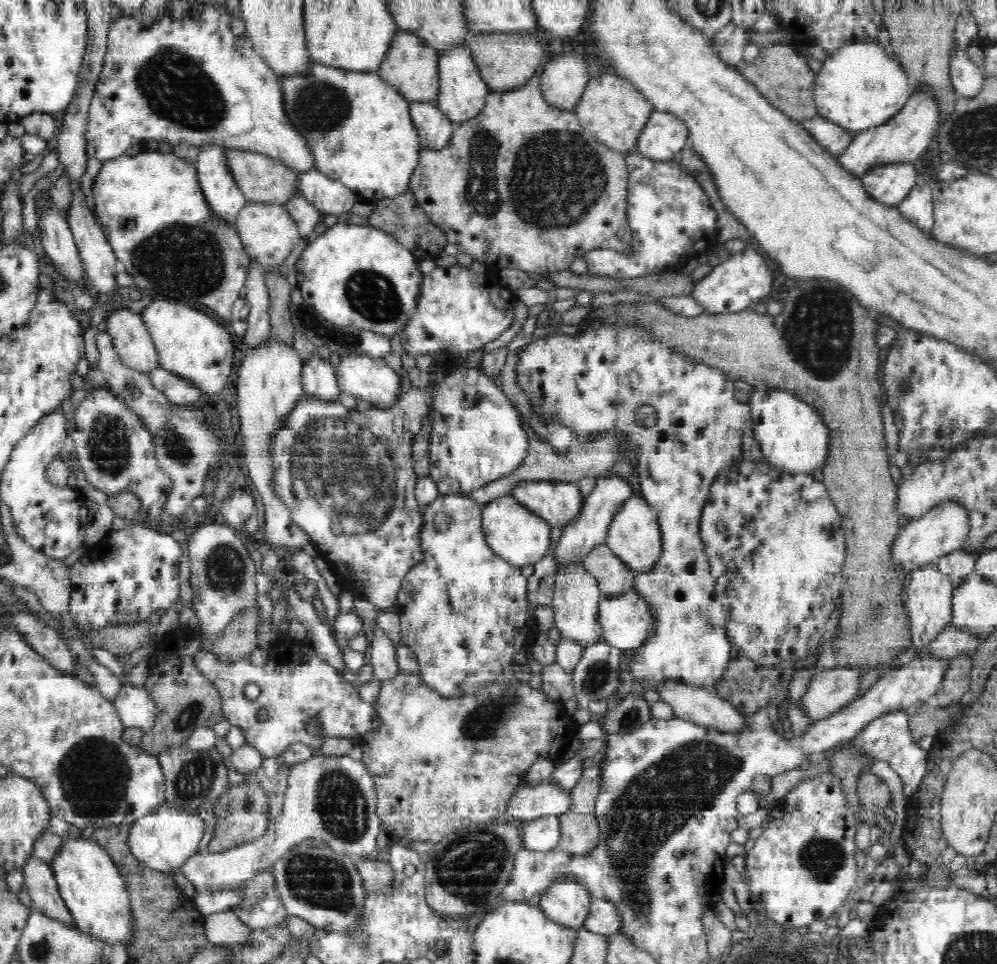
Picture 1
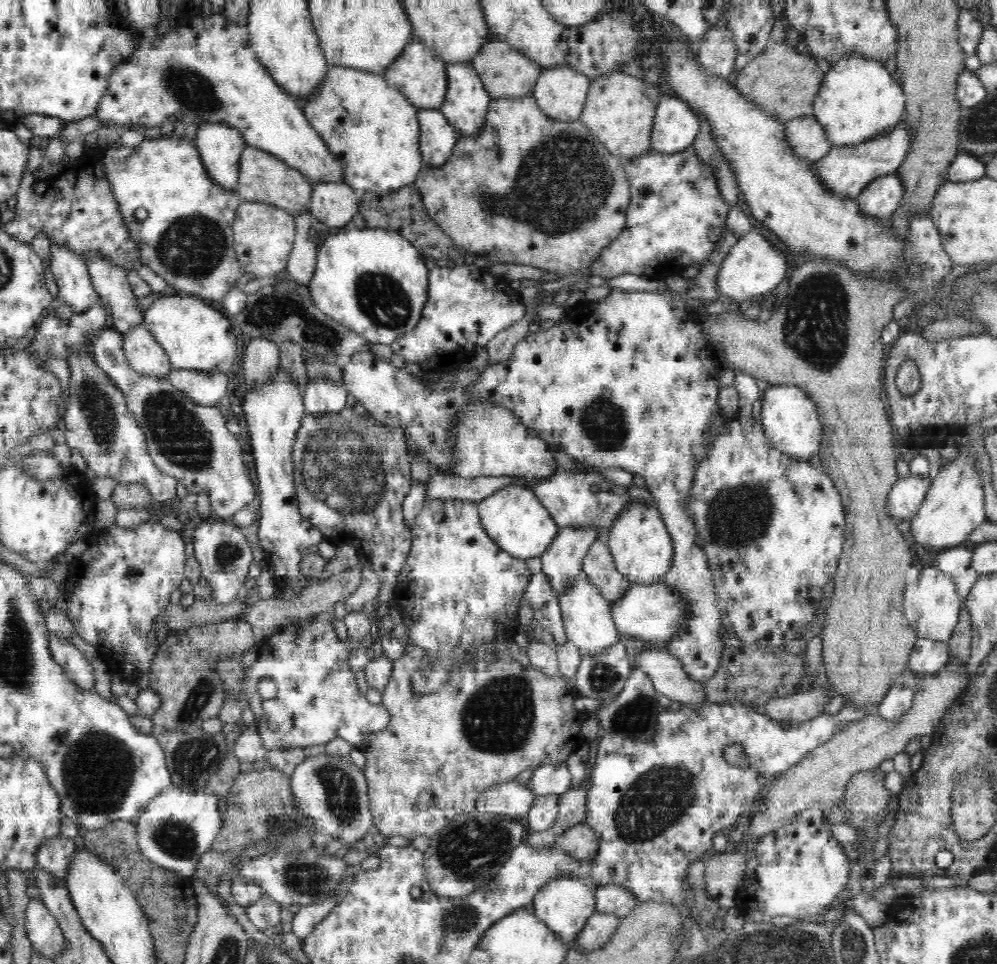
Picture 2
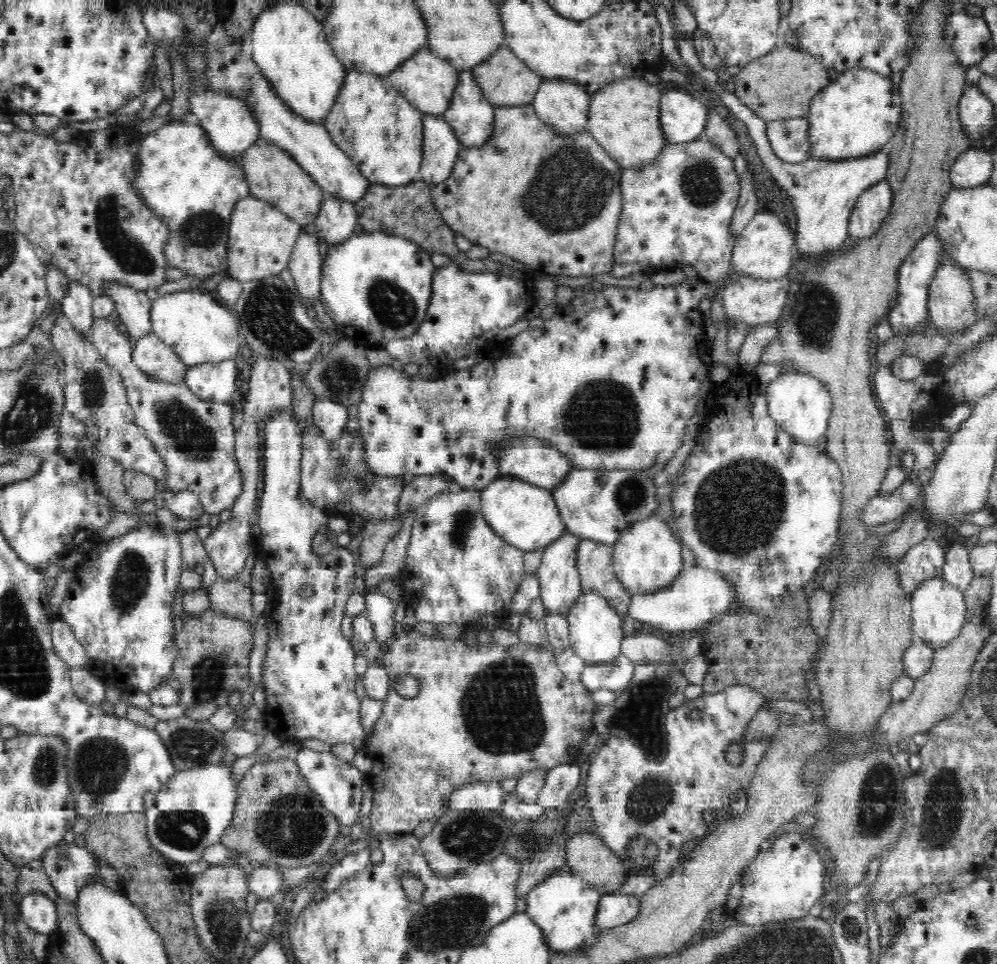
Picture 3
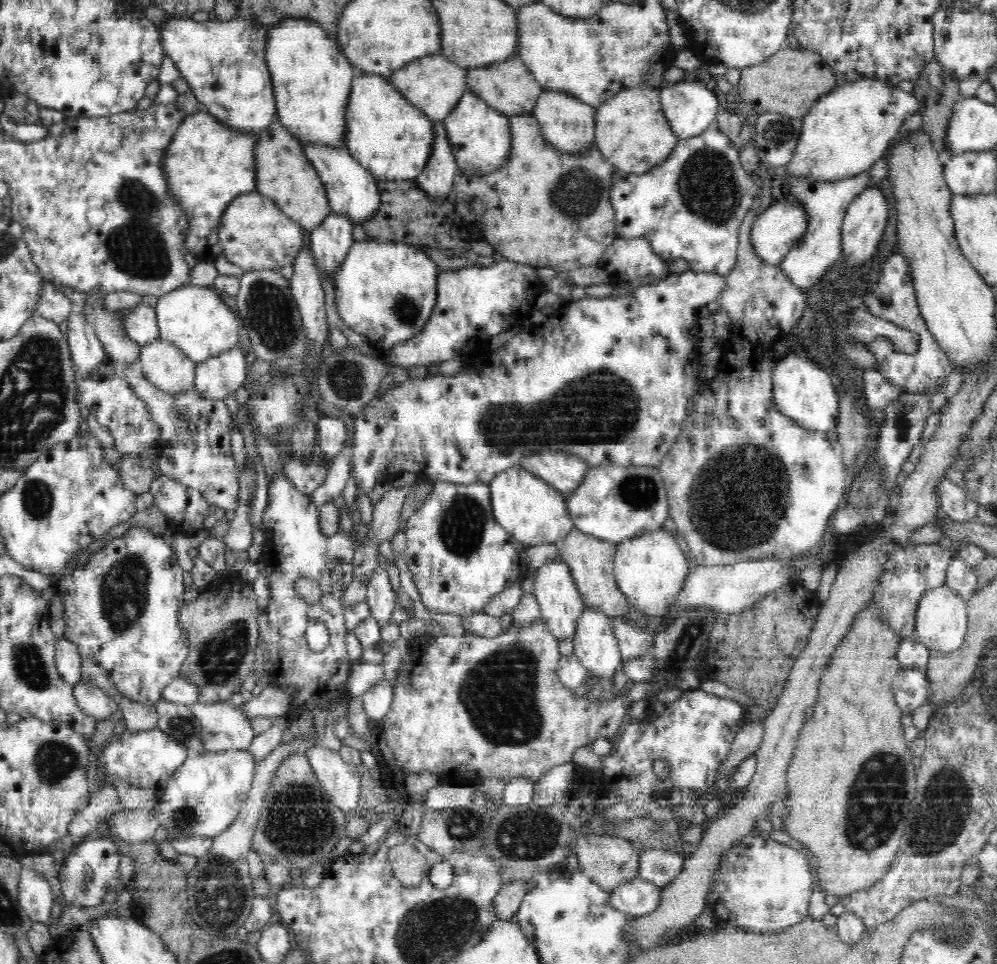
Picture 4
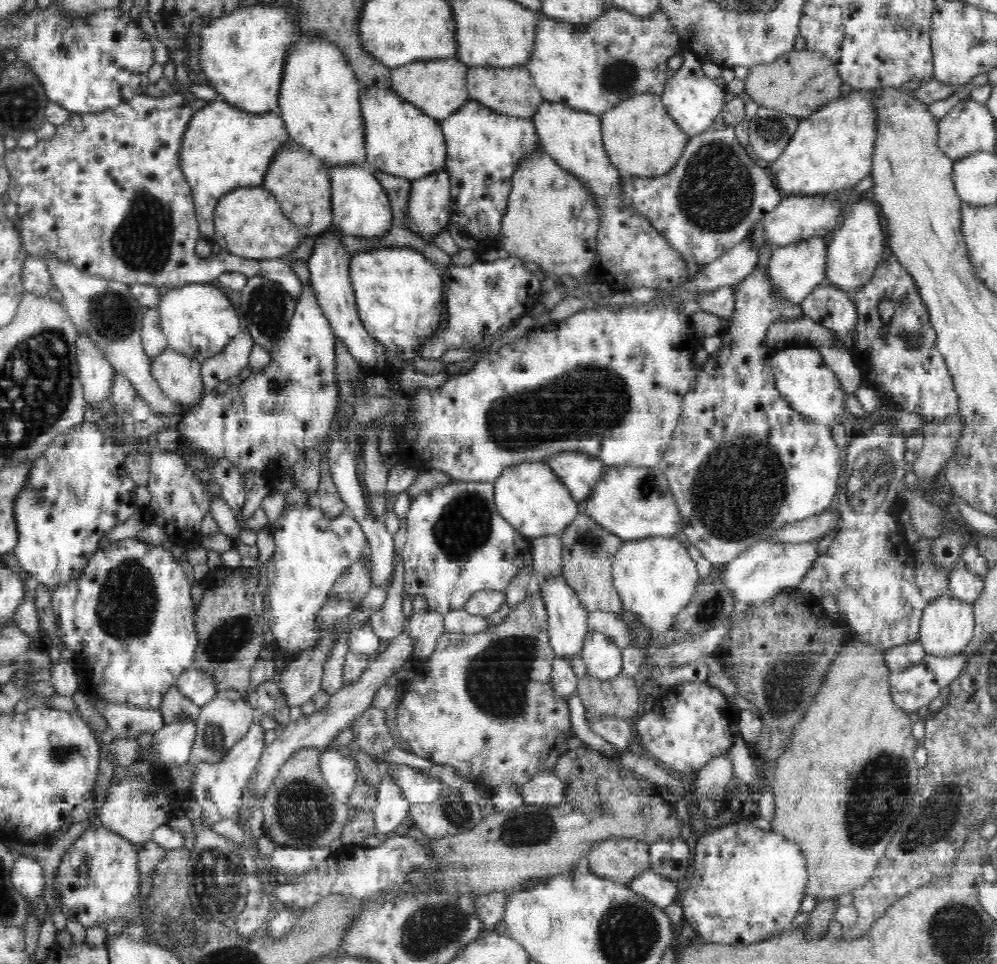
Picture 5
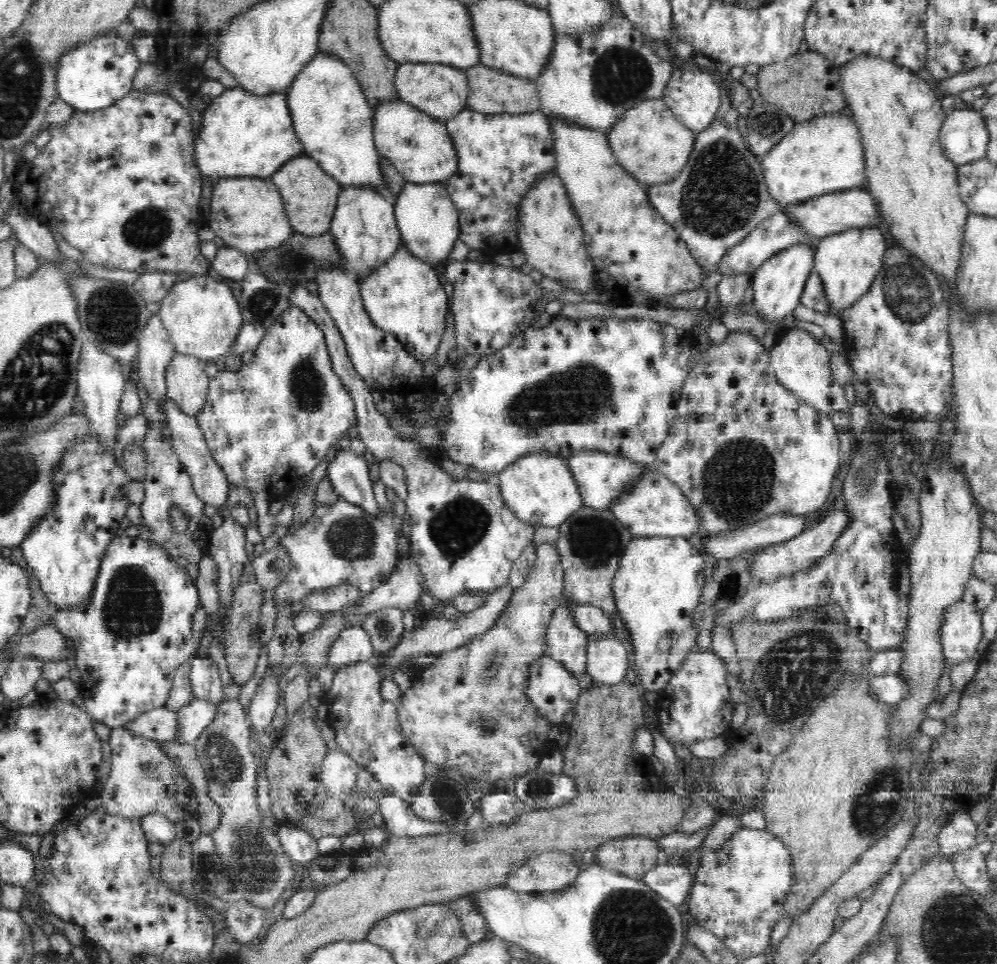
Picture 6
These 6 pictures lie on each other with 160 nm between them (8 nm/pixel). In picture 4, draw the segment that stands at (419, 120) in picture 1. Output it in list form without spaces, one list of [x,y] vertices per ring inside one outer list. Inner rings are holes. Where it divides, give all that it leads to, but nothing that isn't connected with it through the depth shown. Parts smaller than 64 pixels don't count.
[[[433,121],[436,141],[429,162],[415,178],[416,184],[429,200],[444,200],[458,176],[456,159],[448,144],[443,121]]]

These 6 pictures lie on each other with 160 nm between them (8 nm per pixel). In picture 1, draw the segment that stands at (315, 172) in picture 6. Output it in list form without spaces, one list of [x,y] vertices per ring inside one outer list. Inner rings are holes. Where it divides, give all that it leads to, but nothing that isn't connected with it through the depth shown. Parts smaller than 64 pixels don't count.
[[[240,149],[226,150],[226,157],[228,157],[230,169],[235,177],[235,183],[239,185],[248,203],[282,205],[294,198],[296,192],[300,192],[298,172],[288,168],[282,161],[265,154]]]

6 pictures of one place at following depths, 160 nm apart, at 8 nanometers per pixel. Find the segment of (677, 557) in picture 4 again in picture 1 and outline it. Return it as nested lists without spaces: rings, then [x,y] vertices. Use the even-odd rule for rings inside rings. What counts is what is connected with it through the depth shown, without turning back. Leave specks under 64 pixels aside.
[[[643,497],[629,498],[613,516],[605,544],[624,562],[632,574],[646,574],[658,562],[663,550],[663,536],[658,524],[657,511]]]

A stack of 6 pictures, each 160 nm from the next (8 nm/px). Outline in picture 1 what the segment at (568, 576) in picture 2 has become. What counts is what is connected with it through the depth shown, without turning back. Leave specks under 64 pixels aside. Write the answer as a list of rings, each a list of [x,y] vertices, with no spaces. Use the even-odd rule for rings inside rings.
[[[613,475],[600,477],[590,495],[588,495],[579,515],[571,523],[563,527],[563,533],[555,546],[557,566],[566,568],[566,566],[572,566],[572,564],[580,564],[584,556],[594,547],[605,544],[613,516],[621,505],[633,497],[633,494],[634,490],[626,479]]]

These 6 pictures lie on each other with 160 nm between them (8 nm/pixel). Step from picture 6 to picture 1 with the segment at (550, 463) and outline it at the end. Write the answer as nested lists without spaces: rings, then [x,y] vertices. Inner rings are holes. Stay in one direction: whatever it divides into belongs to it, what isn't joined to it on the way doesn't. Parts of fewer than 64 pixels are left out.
[[[510,494],[496,497],[483,505],[482,524],[491,549],[510,564],[522,567],[541,560],[550,546],[551,524],[532,512]]]

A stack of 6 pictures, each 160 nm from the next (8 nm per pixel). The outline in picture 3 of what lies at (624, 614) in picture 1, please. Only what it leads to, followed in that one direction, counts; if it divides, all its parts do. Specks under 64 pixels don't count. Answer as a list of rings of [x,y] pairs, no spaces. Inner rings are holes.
[[[698,565],[691,569],[684,567],[676,576],[675,583],[671,587],[650,595],[634,595],[627,615],[638,622],[649,624],[654,629],[668,632],[670,636],[682,634],[702,629],[716,615],[727,612],[728,606],[738,599],[736,593],[737,586],[715,569]]]

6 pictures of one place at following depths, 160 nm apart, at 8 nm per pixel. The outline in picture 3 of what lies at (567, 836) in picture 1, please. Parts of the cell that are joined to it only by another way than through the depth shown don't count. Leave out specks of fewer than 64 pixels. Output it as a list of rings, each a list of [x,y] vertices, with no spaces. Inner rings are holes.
[[[594,833],[576,834],[566,843],[566,864],[603,896],[618,891],[628,878],[624,861]]]

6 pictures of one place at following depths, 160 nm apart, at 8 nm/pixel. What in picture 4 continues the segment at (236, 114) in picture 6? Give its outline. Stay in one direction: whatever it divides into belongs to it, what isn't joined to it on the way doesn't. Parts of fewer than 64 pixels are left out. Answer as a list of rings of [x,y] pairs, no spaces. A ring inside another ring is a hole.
[[[202,111],[188,115],[180,123],[176,133],[176,140],[172,141],[172,148],[168,148],[168,176],[172,176],[172,188],[180,192],[180,200],[184,200],[184,208],[188,208],[188,252],[194,254],[198,262],[214,262],[223,255],[218,228],[225,208],[234,198],[246,192],[256,191],[256,144],[258,133],[242,131],[234,125],[220,121],[218,117]]]

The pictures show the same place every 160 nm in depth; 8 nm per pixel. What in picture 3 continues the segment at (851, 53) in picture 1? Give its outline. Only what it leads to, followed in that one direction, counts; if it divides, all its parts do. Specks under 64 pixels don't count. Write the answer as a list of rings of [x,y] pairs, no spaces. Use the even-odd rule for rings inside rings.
[[[856,67],[839,74],[833,74],[832,81],[823,90],[824,92],[820,92],[814,100],[811,100],[812,106],[810,106],[810,114],[807,116],[810,142],[809,158],[840,162],[864,158],[886,149],[887,142],[894,136],[899,127],[903,110],[899,87],[890,83],[890,77]]]

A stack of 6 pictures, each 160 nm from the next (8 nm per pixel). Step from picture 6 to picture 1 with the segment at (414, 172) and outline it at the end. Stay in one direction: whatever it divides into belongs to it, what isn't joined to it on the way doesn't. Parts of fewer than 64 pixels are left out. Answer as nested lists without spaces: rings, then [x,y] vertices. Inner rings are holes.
[[[312,63],[307,72],[304,75],[296,75],[290,78],[280,78],[283,99],[285,102],[286,113],[288,117],[294,123],[294,127],[299,132],[306,135],[308,145],[310,145],[311,152],[314,153],[316,170],[322,172],[326,176],[329,176],[332,180],[337,180],[352,189],[355,192],[356,201],[360,204],[375,204],[378,200],[384,198],[392,198],[399,195],[402,192],[409,190],[409,184],[411,176],[415,171],[416,165],[419,163],[419,154],[422,150],[420,144],[420,137],[415,124],[411,121],[410,110],[411,106],[408,100],[406,100],[391,84],[388,84],[377,71],[352,71],[340,68],[330,67],[322,63]]]

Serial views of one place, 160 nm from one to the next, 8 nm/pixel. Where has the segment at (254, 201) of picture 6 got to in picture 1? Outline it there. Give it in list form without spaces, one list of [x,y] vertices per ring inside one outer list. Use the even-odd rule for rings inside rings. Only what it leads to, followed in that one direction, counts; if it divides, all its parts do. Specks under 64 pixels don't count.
[[[247,203],[238,212],[235,225],[248,258],[258,266],[264,267],[264,270],[282,265],[301,239],[298,227],[284,204]]]

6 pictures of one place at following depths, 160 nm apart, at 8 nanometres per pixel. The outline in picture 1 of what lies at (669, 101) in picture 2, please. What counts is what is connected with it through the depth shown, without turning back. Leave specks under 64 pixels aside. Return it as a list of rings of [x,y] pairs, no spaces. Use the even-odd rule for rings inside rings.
[[[656,112],[640,131],[635,152],[656,161],[670,161],[677,158],[690,136],[685,121],[672,112]]]

